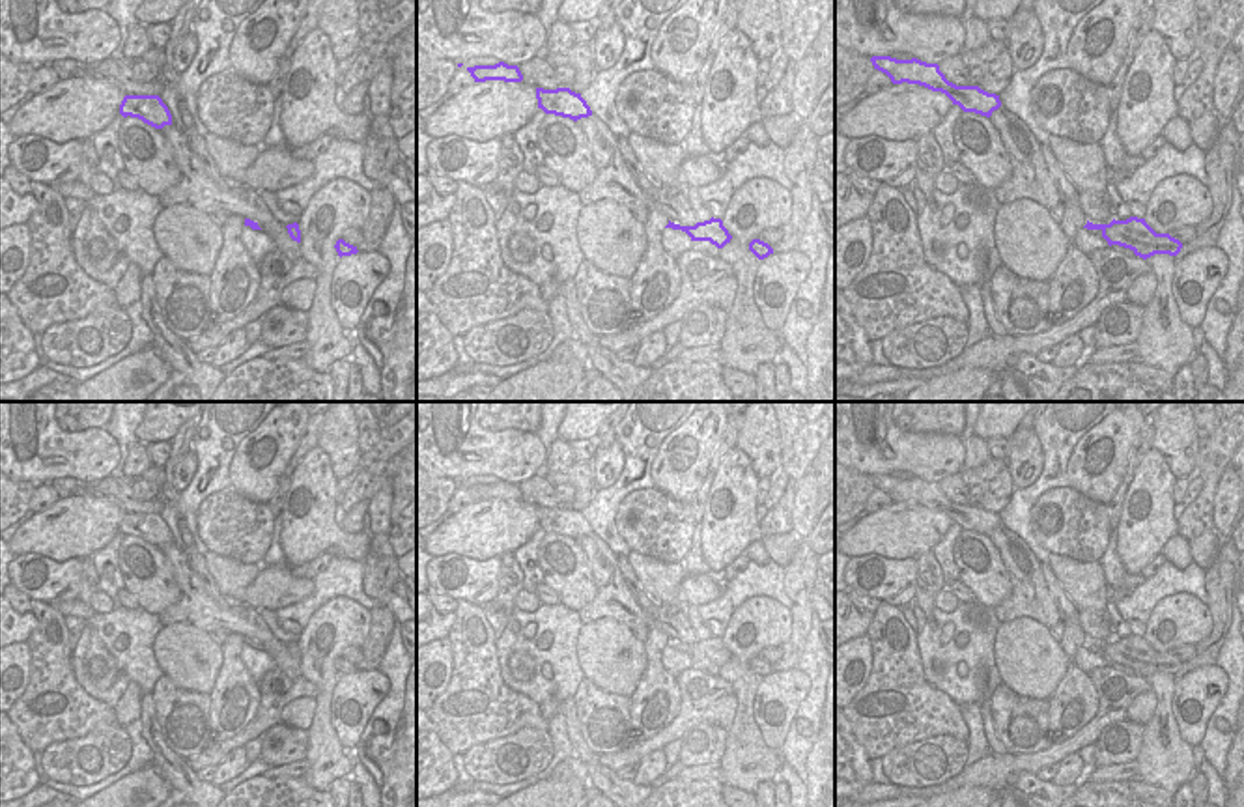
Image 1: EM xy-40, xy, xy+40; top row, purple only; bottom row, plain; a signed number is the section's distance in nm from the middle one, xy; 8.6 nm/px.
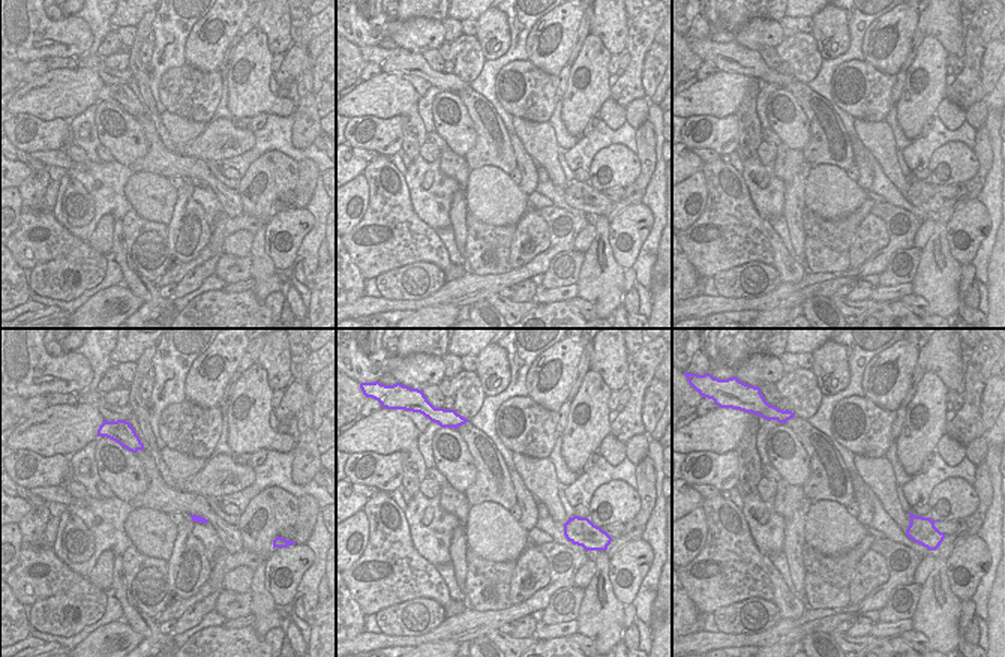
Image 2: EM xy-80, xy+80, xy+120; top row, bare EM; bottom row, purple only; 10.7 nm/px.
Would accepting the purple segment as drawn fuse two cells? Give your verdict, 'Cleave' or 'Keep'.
Keep

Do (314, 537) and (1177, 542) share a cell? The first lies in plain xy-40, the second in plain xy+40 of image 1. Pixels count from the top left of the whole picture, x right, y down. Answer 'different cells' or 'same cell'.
different cells

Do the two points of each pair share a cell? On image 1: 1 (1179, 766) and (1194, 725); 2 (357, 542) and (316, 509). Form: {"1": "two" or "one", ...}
{"1": "two", "2": "one"}

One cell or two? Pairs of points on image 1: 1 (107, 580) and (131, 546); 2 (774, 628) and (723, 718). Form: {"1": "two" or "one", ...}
{"1": "two", "2": "two"}

